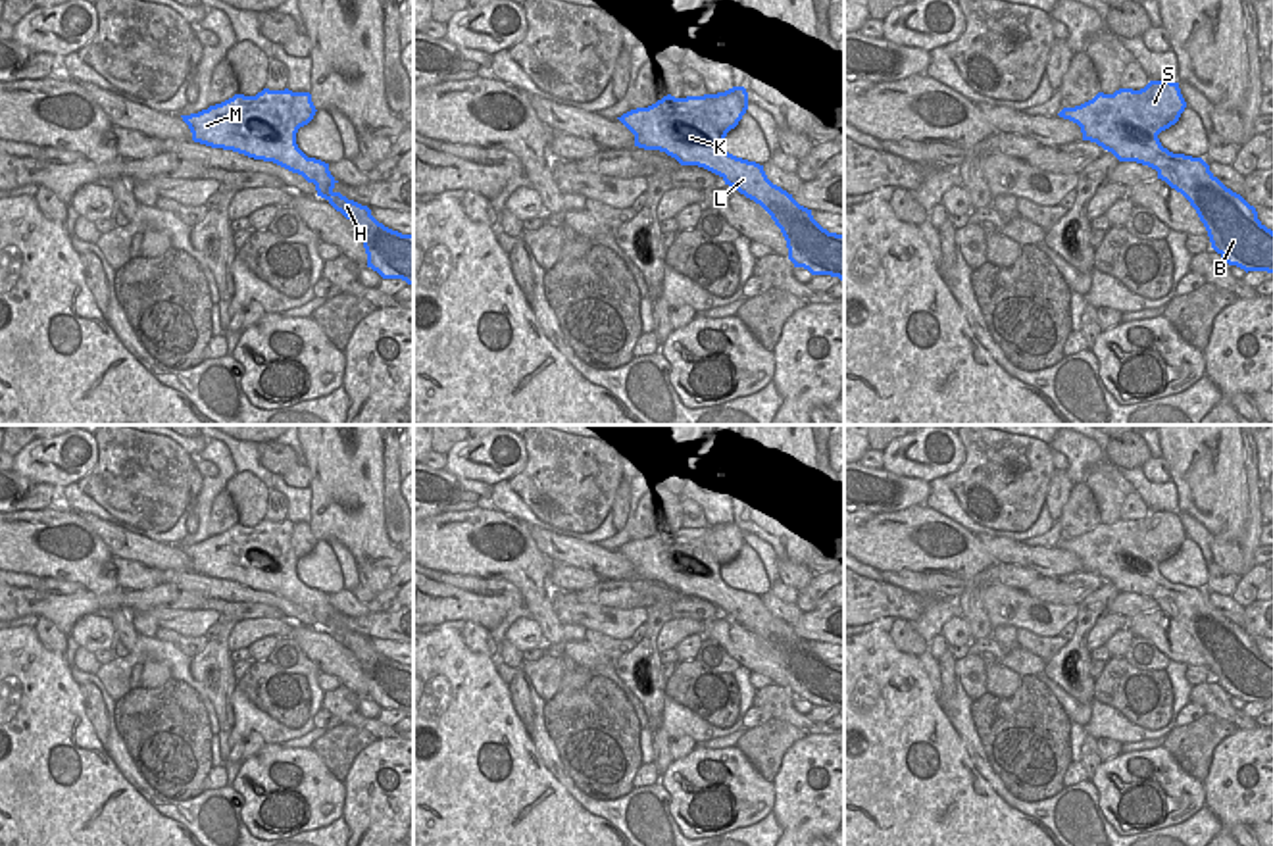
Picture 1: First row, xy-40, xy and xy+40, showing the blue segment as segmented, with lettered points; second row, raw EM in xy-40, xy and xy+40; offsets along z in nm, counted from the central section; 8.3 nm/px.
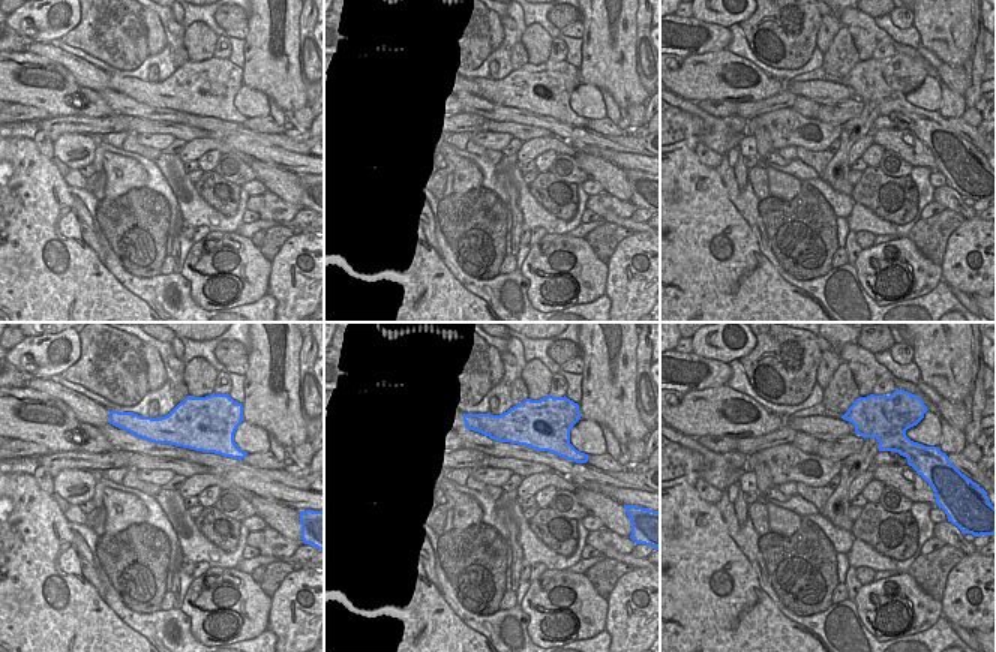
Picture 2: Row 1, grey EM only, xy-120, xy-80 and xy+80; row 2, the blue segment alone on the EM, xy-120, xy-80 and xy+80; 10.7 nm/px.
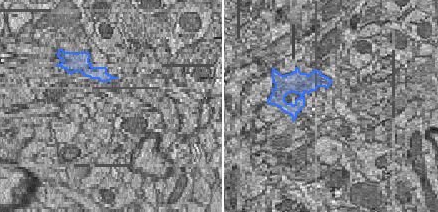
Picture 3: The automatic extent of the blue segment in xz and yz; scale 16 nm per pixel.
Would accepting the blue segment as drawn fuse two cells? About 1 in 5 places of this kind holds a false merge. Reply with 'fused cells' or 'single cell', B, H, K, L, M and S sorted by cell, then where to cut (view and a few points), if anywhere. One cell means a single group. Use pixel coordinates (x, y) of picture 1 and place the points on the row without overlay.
single cell; B H K L M S; no cut

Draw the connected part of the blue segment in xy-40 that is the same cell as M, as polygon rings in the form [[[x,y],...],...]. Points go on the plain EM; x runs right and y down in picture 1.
[[[263,519],[256,527],[235,525],[221,535],[181,548],[194,573],[273,592],[313,613],[317,627],[356,656],[367,684],[367,698],[383,709],[402,709],[413,715],[413,665],[385,658],[367,636],[335,623],[338,611],[331,606],[329,594],[308,588],[298,579],[296,563],[313,550],[315,542],[310,523]]]

